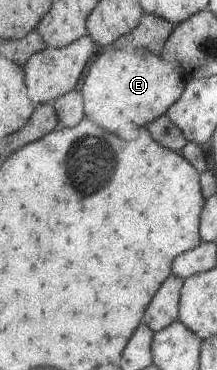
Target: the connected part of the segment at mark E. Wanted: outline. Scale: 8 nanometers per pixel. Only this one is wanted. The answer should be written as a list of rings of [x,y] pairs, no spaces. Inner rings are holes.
[[[111,45],[106,46],[104,52],[90,64],[80,86],[84,117],[98,124],[103,130],[118,136],[120,140],[128,142],[132,140],[136,130],[165,115],[166,110],[180,98],[186,79],[184,68],[174,60],[162,60],[160,55],[155,56],[141,47],[116,49]]]

